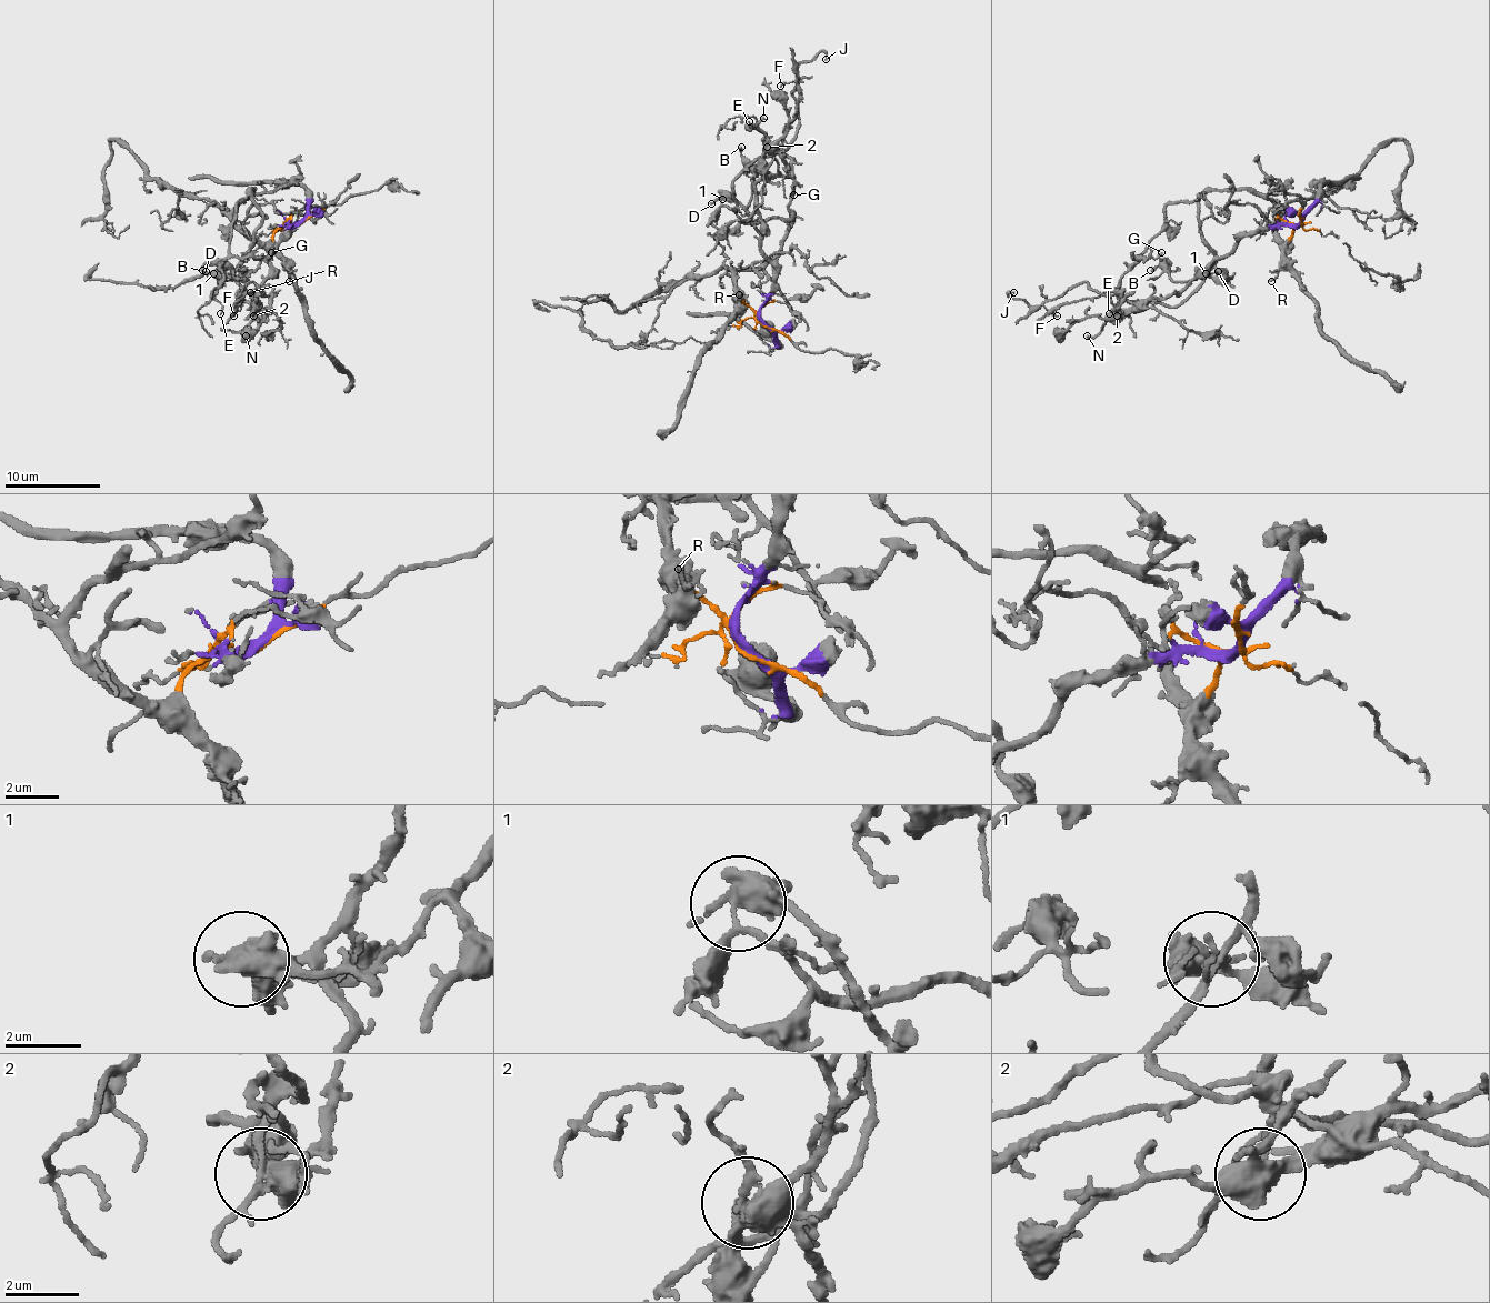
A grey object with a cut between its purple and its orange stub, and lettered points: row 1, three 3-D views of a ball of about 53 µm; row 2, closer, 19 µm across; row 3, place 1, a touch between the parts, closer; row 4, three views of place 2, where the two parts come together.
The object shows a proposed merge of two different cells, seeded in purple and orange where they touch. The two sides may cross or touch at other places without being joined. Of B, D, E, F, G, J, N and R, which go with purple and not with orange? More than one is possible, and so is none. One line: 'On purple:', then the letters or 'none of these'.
On purple: B, D

